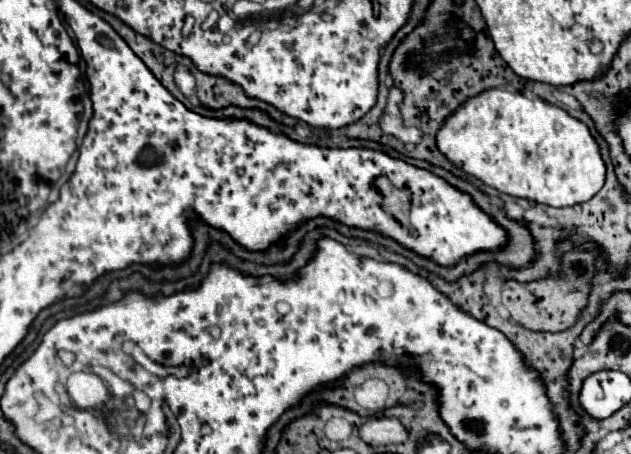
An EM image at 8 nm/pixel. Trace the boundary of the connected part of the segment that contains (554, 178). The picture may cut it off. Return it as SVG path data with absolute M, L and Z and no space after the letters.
M499 88L485 90L463 102L457 110L447 116L443 128L437 132L437 148L443 152L451 164L461 168L463 172L475 176L483 184L497 188L509 196L527 198L545 206L575 206L591 200L605 182L605 164L599 154L597 142L591 138L589 128L579 120L571 120L565 110L545 102L545 100L529 100L519 92L507 92Z

